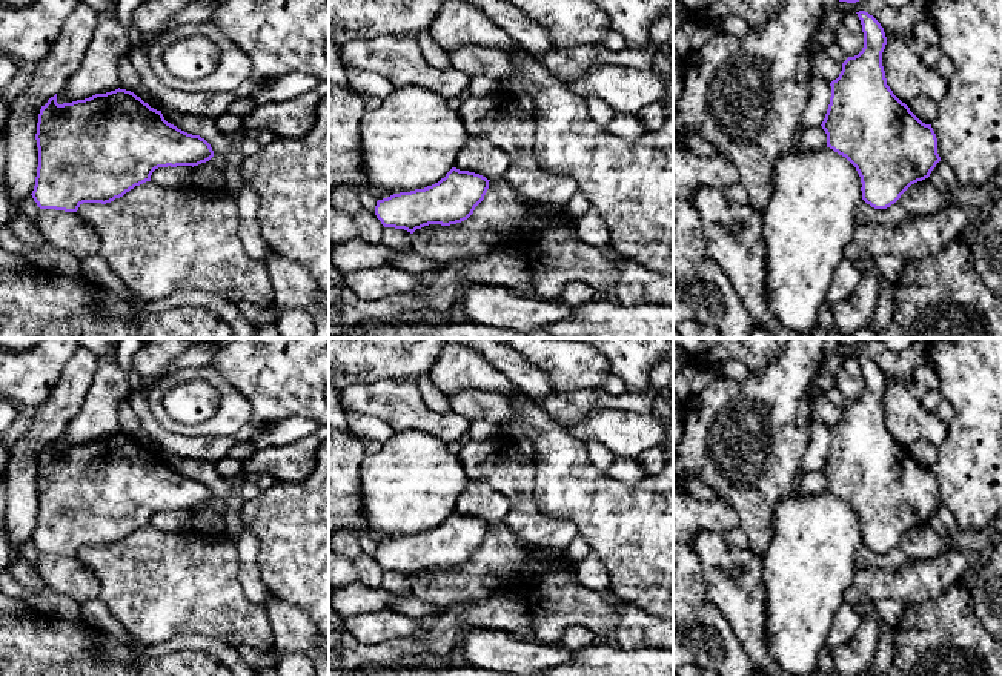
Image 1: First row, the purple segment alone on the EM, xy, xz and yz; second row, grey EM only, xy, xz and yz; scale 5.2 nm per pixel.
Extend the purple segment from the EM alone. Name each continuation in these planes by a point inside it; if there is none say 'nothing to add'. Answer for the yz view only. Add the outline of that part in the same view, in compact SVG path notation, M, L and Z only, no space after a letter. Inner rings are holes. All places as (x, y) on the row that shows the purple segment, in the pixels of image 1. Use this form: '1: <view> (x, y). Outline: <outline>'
nothing to add

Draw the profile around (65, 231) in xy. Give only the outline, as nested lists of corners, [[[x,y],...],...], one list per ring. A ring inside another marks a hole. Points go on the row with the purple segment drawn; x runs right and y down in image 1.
[[[41,209],[37,229],[55,250],[65,250],[83,260],[98,254],[101,238],[98,232],[78,214]]]

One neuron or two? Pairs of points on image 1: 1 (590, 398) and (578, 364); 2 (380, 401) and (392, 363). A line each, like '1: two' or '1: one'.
1: two
2: two

